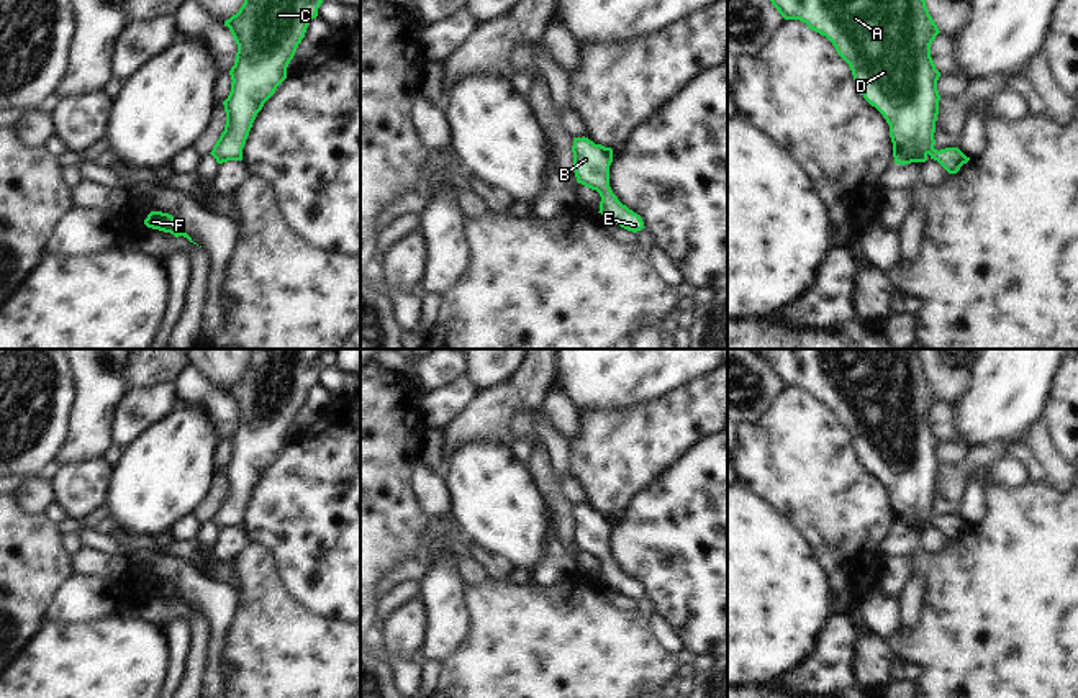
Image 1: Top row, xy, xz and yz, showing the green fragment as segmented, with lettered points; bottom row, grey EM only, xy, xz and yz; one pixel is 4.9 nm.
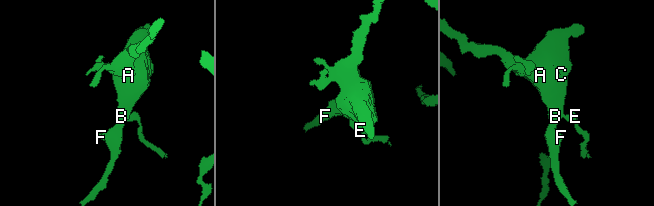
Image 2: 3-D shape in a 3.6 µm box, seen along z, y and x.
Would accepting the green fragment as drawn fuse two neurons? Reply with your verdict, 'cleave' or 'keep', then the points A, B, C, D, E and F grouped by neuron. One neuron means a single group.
keep; groups A B C D E F

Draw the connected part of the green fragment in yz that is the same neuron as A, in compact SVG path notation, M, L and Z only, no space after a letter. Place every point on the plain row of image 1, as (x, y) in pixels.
M747 349L765 359L785 387L799 387L809 397L826 403L837 421L849 431L863 465L875 474L890 492L895 531L937 528L949 541L957 541L970 528L958 514L934 514L939 482L937 447L940 439L931 424L931 411L940 400L922 362L921 349Z

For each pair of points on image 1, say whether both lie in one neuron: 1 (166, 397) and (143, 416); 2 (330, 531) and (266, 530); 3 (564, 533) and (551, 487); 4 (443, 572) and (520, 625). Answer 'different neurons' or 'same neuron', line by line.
1: same neuron
2: same neuron
3: same neuron
4: different neurons

